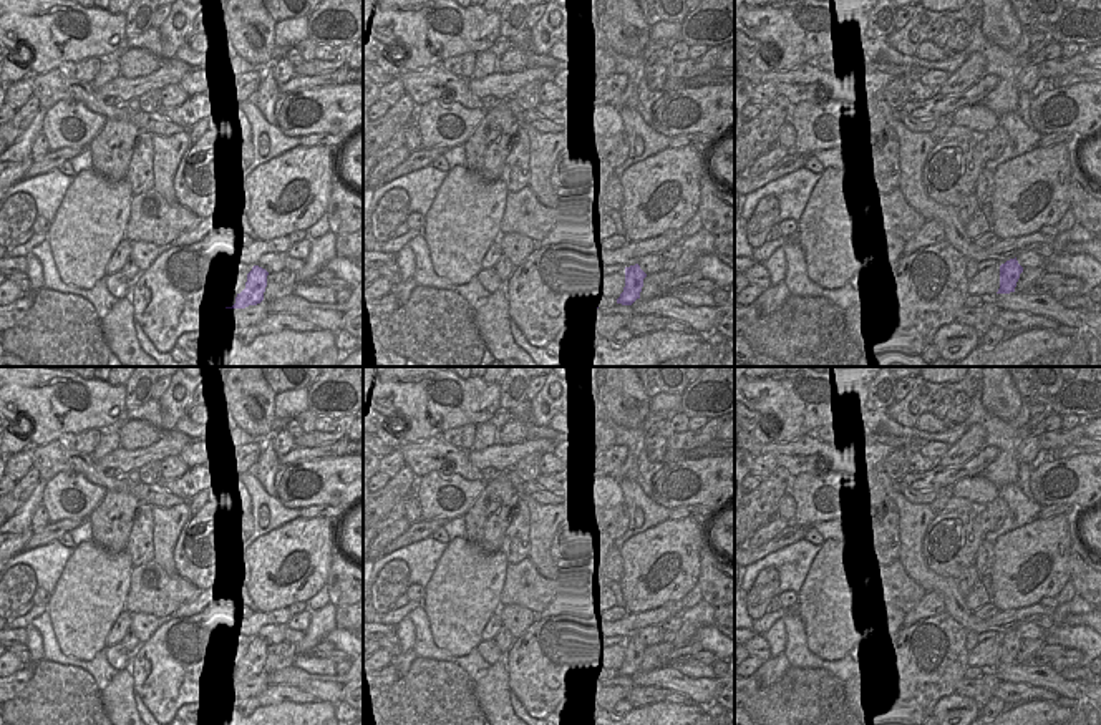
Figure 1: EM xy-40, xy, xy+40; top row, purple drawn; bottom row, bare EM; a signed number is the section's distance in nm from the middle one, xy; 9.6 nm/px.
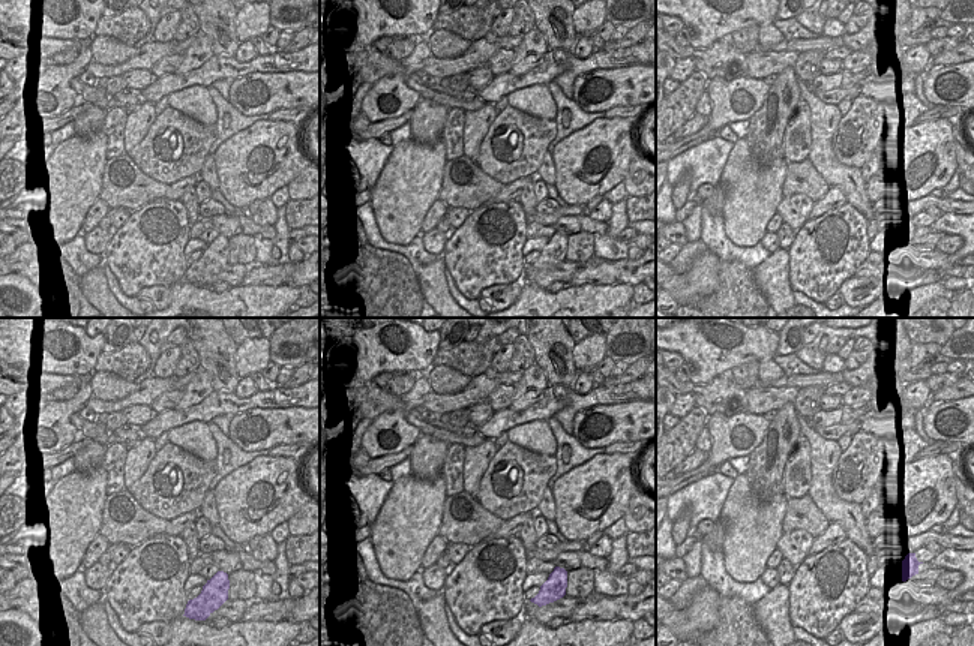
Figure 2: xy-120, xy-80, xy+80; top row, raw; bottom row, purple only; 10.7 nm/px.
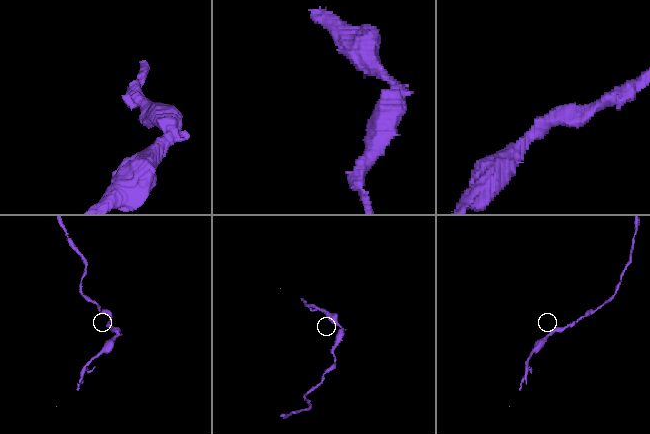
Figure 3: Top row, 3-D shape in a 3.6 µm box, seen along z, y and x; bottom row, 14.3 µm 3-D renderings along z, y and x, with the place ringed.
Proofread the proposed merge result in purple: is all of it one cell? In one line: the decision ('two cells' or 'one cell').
two cells

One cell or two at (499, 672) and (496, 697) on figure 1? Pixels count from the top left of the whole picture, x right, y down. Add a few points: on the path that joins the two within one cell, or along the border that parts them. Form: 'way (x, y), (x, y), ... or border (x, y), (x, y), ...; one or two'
way (496, 679), (496, 690); one

